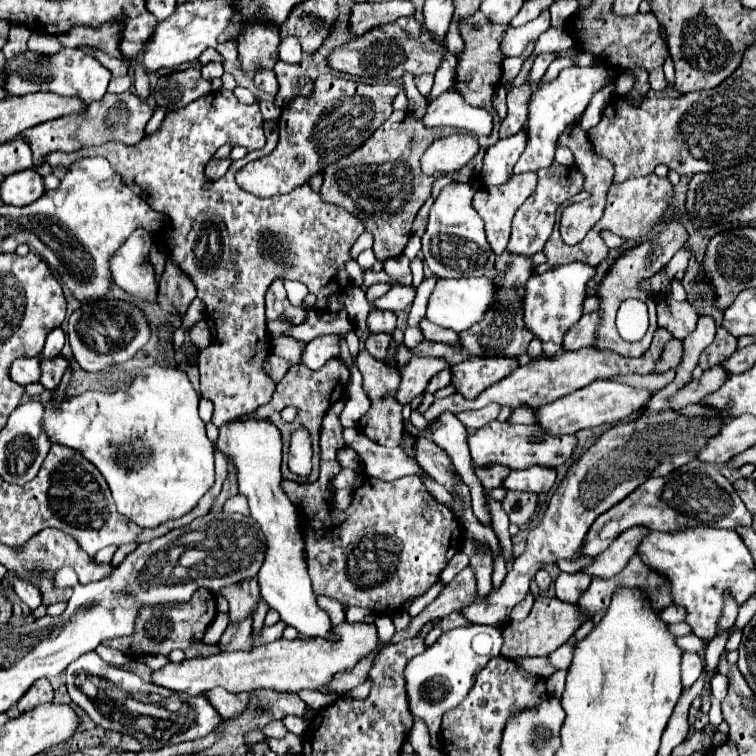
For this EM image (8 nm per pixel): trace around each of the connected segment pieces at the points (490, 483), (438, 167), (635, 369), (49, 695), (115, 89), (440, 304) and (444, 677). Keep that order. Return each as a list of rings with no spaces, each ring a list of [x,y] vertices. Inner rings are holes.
[[[496,465],[496,467],[490,467],[490,469],[476,467],[476,475],[478,475],[484,489],[496,489],[496,487],[502,485],[502,479],[508,475],[508,469],[502,467],[502,465]]]
[[[456,133],[436,139],[420,159],[426,175],[448,175],[462,169],[476,155],[476,137]]]
[[[658,329],[652,341],[652,353],[644,353],[642,357],[622,357],[618,353],[612,351],[598,351],[594,347],[586,347],[580,351],[572,351],[572,353],[562,353],[556,355],[554,359],[540,359],[540,361],[530,361],[522,367],[518,367],[514,373],[510,373],[508,377],[504,377],[504,381],[494,383],[492,387],[484,389],[484,393],[480,393],[480,397],[476,397],[472,401],[472,409],[482,409],[488,403],[498,403],[498,405],[508,405],[510,409],[516,409],[520,405],[532,405],[532,407],[542,407],[552,403],[554,399],[564,397],[566,393],[574,393],[576,389],[582,389],[584,385],[590,385],[596,379],[606,379],[606,377],[614,377],[614,375],[628,375],[628,373],[652,373],[660,351],[664,347],[664,343],[672,339],[672,335],[668,335],[666,331]]]
[[[42,677],[40,681],[36,681],[32,685],[32,689],[28,689],[28,693],[18,701],[18,711],[24,713],[36,705],[42,705],[42,703],[50,703],[54,699],[54,689],[50,685],[50,681],[46,677]]]
[[[128,75],[118,78],[112,77],[108,85],[107,92],[112,94],[121,94],[130,88],[131,83],[132,80]]]
[[[438,279],[436,287],[428,299],[428,319],[436,325],[448,327],[456,333],[472,327],[476,321],[480,321],[486,313],[486,309],[494,303],[494,291],[496,285],[492,279]]]
[[[466,625],[442,633],[438,641],[428,647],[422,655],[416,655],[406,667],[406,689],[414,717],[422,717],[430,729],[432,745],[440,747],[440,721],[444,711],[456,707],[466,693],[472,689],[476,673],[486,667],[492,657],[500,655],[502,635],[498,627],[490,625]],[[478,635],[486,635],[484,645],[478,645]]]

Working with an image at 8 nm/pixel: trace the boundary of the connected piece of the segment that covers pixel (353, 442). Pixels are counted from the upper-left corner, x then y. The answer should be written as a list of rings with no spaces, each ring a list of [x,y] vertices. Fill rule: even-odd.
[[[344,429],[344,439],[346,445],[352,447],[364,461],[364,471],[380,481],[394,481],[398,477],[404,475],[422,475],[422,467],[416,465],[416,459],[408,457],[404,453],[404,449],[394,447],[380,447],[374,441],[370,441],[368,437],[364,437],[364,433],[360,433],[358,429]]]

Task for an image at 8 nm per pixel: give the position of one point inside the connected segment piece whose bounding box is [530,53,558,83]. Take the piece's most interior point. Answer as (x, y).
(541, 65)

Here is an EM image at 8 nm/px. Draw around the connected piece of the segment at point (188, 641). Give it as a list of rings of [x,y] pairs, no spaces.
[[[198,589],[194,597],[180,605],[154,605],[148,609],[140,609],[140,617],[136,619],[136,631],[128,637],[118,637],[106,641],[104,645],[122,651],[128,657],[142,657],[142,655],[168,655],[172,649],[182,649],[186,657],[196,655],[212,655],[212,647],[204,643],[204,633],[208,625],[216,617],[216,595],[208,589]]]

